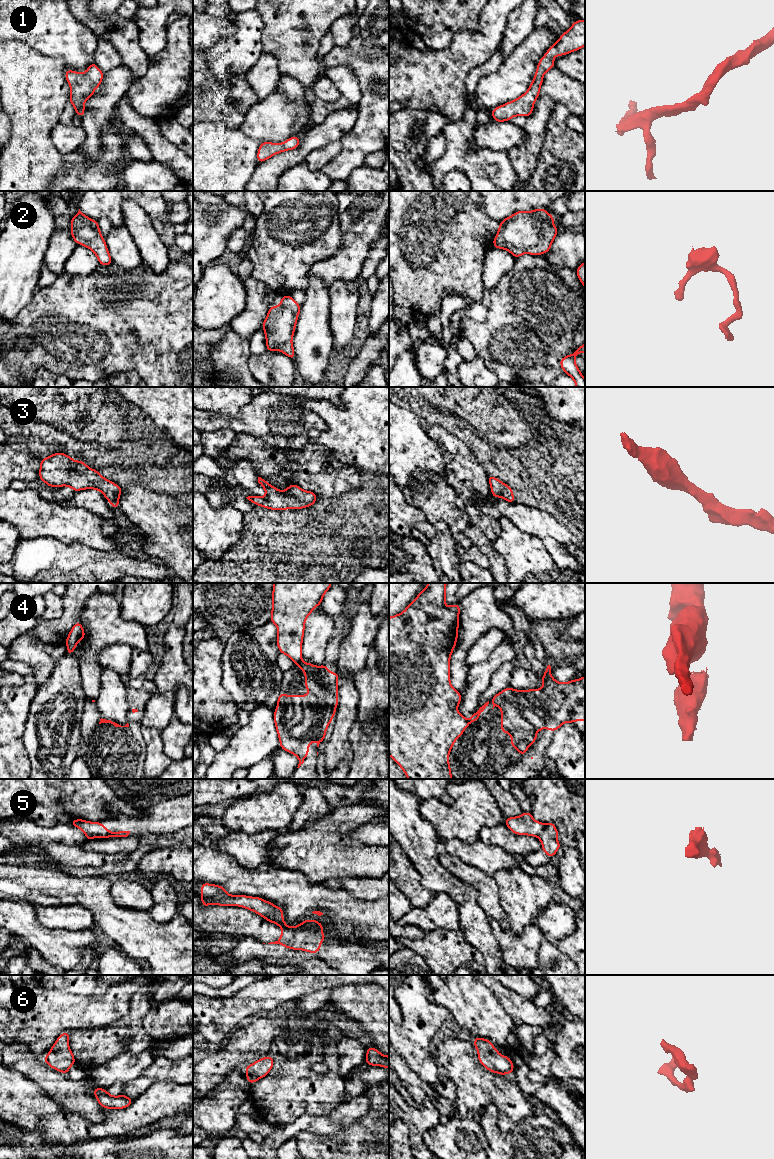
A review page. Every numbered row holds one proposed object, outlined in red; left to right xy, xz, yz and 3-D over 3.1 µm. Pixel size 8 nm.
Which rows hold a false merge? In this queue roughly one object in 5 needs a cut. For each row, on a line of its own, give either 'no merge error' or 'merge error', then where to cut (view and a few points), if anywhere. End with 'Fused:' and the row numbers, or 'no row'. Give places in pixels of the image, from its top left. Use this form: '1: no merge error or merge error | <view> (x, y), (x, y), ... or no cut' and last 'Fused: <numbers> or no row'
1: no merge error | no cut
2: no merge error | no cut
3: no merge error | no cut
4: merge error | xz (301, 660), (296, 664)
5: merge error | xz (282, 927), (315, 928), (320, 931)
6: no merge error | no cut
Fused: 4, 5

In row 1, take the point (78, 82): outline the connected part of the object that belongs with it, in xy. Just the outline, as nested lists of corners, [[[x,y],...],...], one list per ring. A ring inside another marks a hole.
[[[92,62],[84,73],[65,70],[66,80],[71,88],[69,102],[75,107],[76,115],[84,116],[84,103],[94,95],[94,91],[100,86],[103,76],[104,72],[96,66],[95,62]]]

